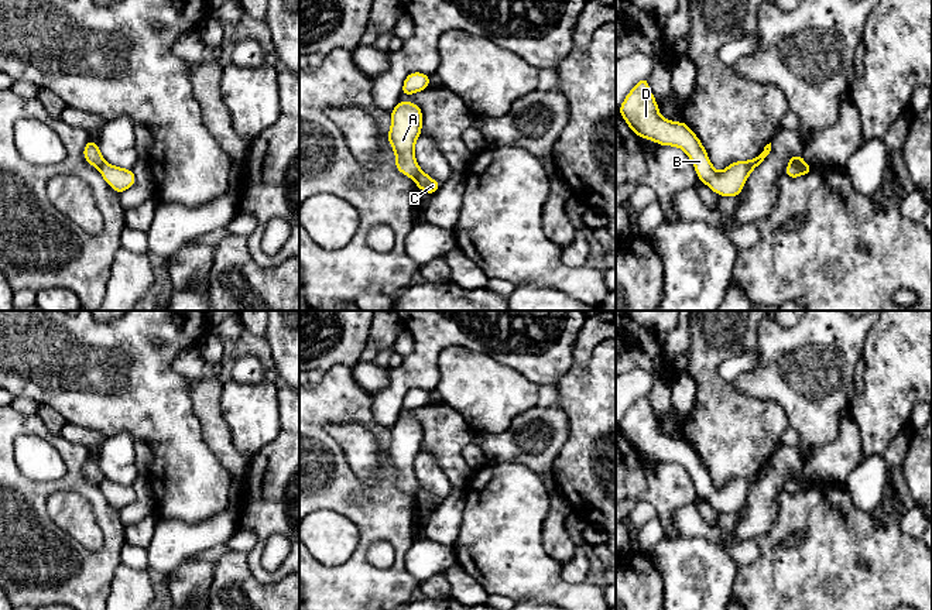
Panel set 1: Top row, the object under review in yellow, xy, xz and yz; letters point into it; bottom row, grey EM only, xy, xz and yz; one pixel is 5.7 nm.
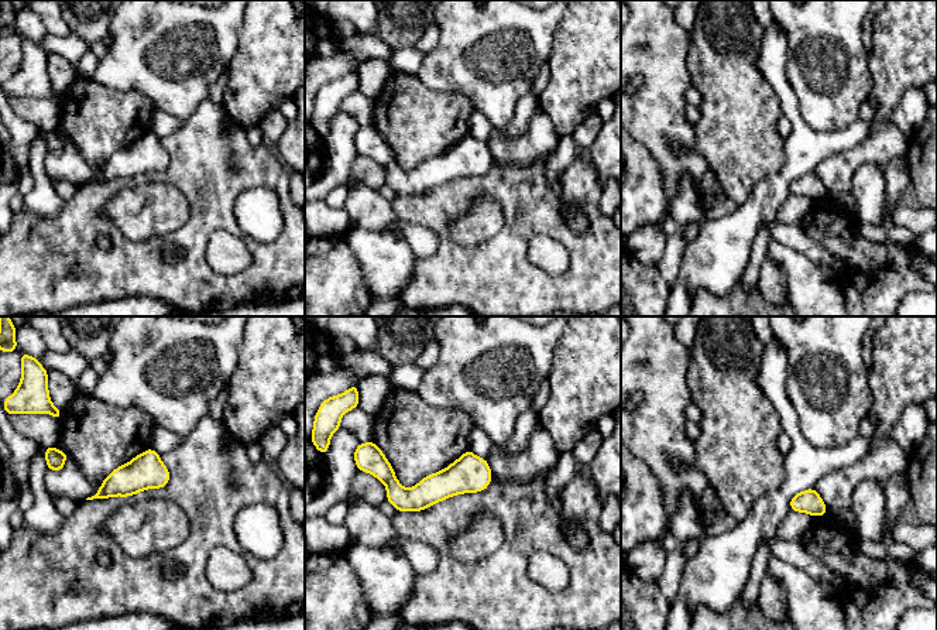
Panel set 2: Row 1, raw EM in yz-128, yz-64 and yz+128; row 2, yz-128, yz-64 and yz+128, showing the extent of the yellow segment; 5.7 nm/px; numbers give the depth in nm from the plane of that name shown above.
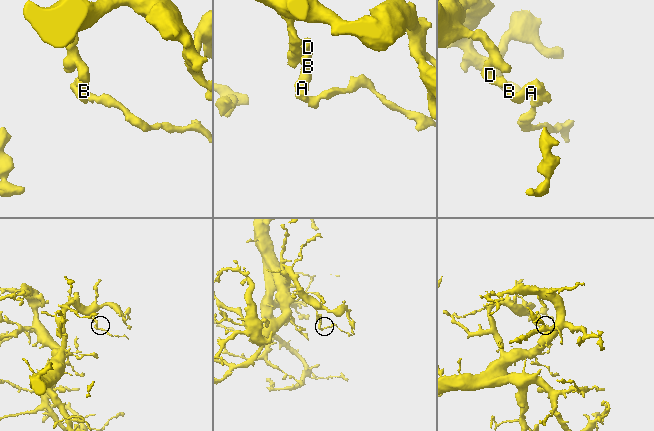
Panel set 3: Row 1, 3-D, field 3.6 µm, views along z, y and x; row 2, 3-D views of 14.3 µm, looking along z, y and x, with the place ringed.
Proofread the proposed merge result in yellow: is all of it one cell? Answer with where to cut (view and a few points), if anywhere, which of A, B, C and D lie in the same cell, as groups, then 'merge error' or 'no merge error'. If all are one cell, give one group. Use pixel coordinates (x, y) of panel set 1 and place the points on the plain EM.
cut in yz along (804, 477), (788, 483); A B D / C; merge error

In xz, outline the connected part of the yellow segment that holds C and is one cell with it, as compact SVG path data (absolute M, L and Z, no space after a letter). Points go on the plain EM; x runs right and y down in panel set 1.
M421 484L418 486L417 504L428 508L429 511L435 510L442 501L434 497L426 491Z

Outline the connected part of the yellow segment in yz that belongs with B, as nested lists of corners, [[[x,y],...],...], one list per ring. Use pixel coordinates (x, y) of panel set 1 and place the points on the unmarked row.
[[[647,393],[628,408],[619,429],[638,453],[652,456],[659,462],[674,462],[683,466],[693,479],[698,494],[720,513],[739,513],[751,487],[771,467],[770,459],[754,476],[733,479],[723,489],[717,489],[705,463],[688,441],[665,436],[659,431],[655,414],[648,405]]]

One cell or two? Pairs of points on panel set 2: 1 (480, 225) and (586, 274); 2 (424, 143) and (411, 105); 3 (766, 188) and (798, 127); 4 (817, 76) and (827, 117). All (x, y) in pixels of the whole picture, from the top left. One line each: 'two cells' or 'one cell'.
1: two cells
2: one cell
3: one cell
4: one cell

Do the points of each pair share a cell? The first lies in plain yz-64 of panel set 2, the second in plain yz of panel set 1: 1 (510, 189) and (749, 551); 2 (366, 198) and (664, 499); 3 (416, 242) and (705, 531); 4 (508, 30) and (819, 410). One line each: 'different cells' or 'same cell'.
1: different cells
2: different cells
3: same cell
4: same cell

